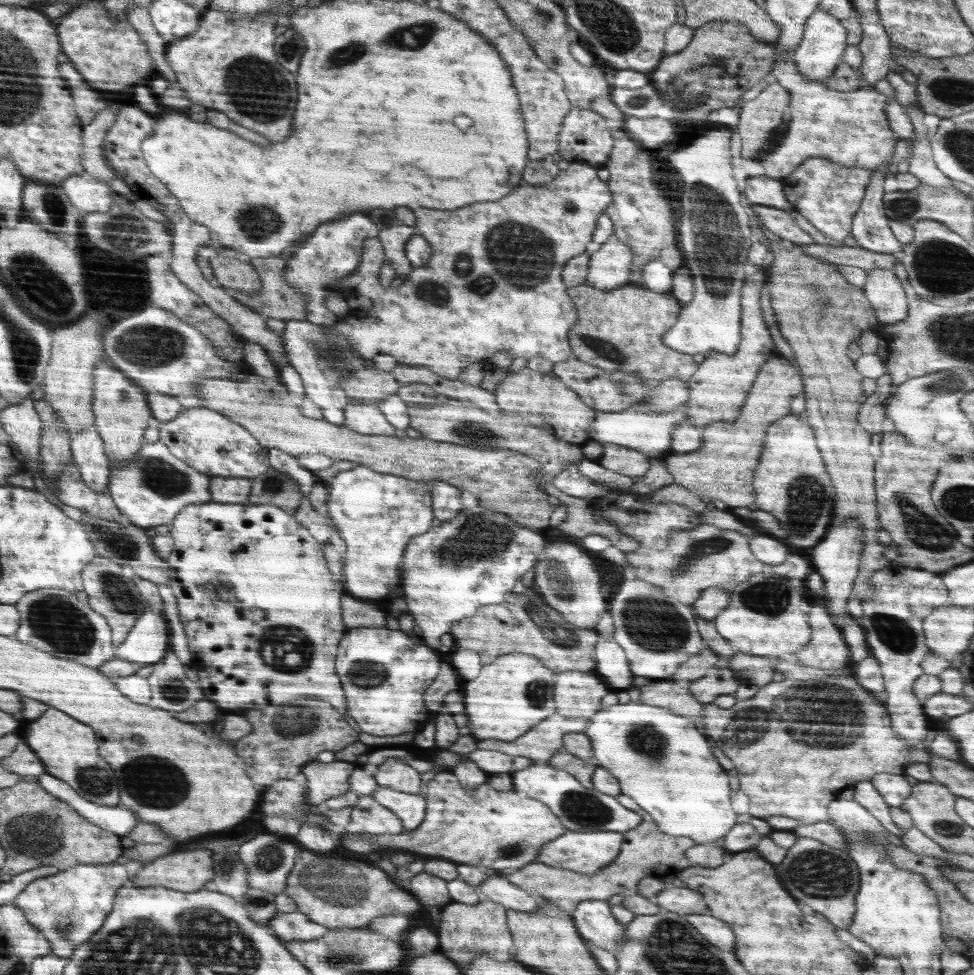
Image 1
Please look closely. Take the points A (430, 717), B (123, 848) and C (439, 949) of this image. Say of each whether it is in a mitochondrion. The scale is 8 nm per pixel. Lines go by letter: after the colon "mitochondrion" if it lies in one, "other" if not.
A: other
B: other
C: other

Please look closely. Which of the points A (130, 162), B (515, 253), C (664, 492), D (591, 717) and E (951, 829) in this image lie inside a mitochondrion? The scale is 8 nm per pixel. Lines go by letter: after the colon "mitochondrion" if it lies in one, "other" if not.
A: other
B: mitochondrion
C: other
D: other
E: mitochondrion

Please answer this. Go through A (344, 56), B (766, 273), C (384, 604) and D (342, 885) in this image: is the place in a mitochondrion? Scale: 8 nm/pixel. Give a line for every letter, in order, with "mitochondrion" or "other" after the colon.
A: mitochondrion
B: other
C: other
D: mitochondrion

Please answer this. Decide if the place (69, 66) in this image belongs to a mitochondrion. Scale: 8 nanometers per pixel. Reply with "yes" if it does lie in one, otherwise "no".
no

